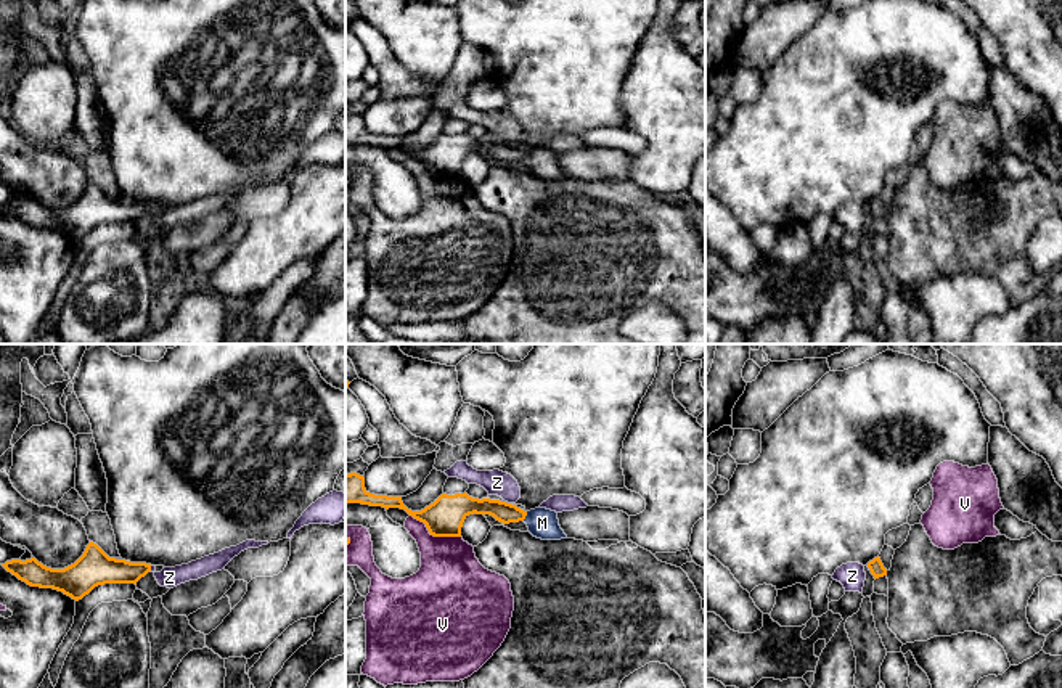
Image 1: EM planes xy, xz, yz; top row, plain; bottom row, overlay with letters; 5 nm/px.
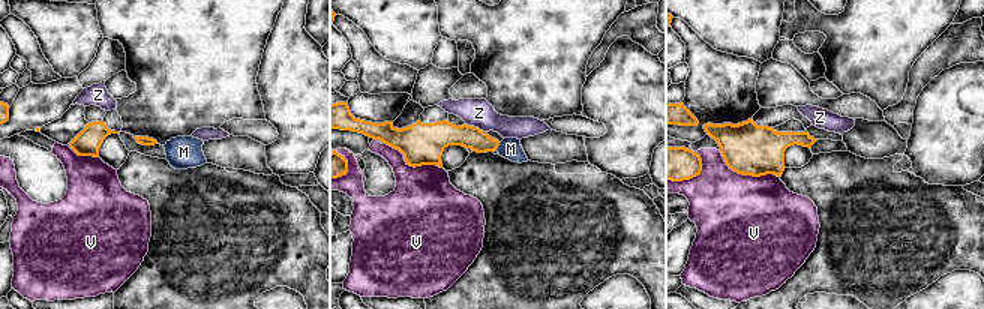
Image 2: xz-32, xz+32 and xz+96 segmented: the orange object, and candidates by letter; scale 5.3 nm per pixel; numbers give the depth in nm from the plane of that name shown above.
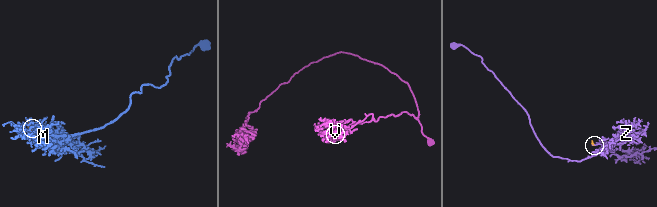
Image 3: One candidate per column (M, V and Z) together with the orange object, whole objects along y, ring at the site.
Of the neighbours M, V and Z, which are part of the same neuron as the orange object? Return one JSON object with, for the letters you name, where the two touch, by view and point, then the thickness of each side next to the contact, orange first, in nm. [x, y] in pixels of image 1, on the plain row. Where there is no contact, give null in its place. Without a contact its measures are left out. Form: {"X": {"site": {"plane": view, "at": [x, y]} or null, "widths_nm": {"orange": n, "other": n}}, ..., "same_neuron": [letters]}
{"M": {"site": {"plane": "xz", "at": [526, 155]}, "widths_nm": {"orange": 100, "other": 150}}, "same_neuron": ["M"]}

